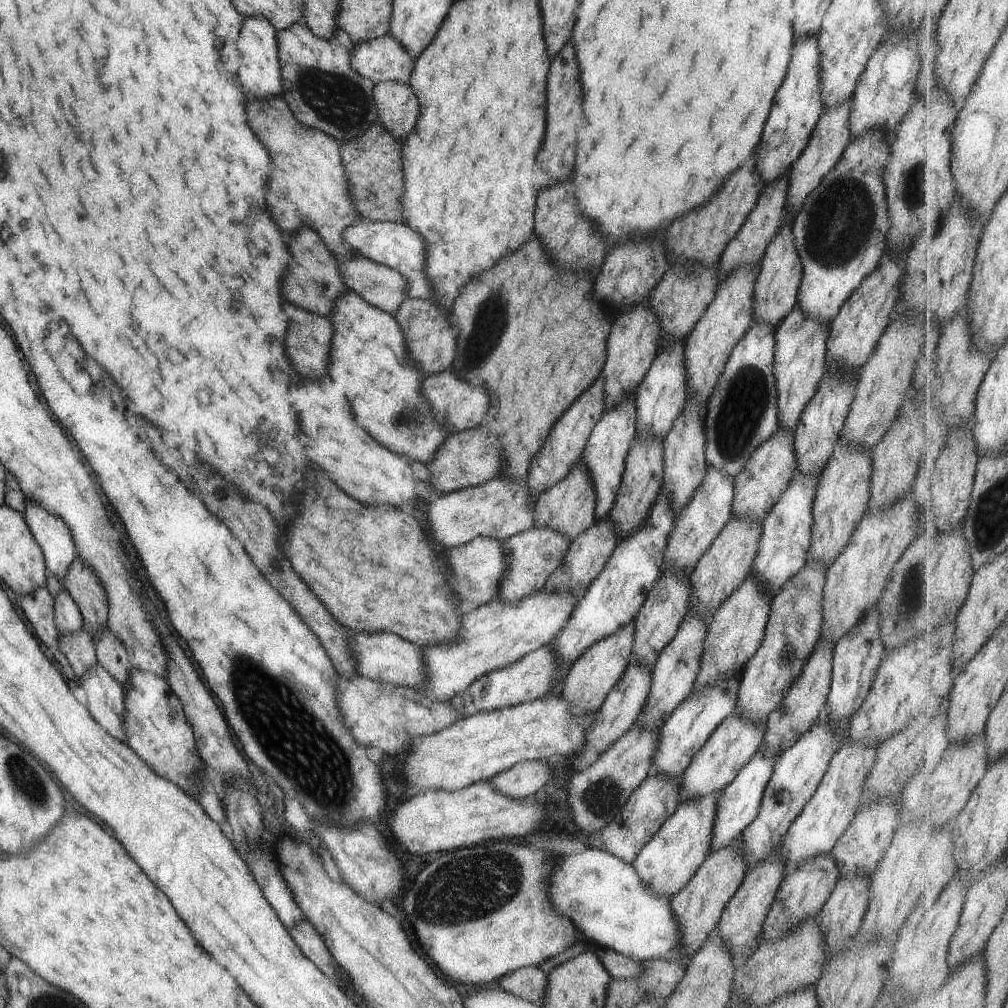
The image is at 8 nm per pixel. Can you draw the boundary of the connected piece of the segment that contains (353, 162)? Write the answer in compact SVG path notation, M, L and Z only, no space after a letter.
M373 122L361 136L340 142L339 155L347 178L347 192L359 219L401 223L401 218L395 214L403 190L402 144L399 138L394 138L393 134L389 134L389 130L378 122Z

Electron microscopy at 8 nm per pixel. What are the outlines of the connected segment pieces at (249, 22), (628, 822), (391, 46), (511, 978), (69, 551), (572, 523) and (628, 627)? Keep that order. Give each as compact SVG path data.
M251 16L245 18L239 30L239 40L241 46L241 66L237 70L237 80L243 86L243 90L253 92L257 98L263 96L281 97L283 94L281 66L279 65L279 58L277 57L277 34L273 26L265 20L265 18L258 16Z
M650 773L629 794L621 811L600 831L601 849L609 855L621 858L623 862L631 864L637 852L657 833L661 824L675 811L678 804L680 778L665 776L665 774Z
M388 35L358 43L349 60L355 72L375 83L408 83L413 64L409 52Z
M525 966L507 972L498 979L498 987L528 1002L539 1002L545 996L547 976L535 966Z
M25 501L23 516L29 530L32 531L33 539L41 548L46 572L63 582L69 564L76 558L69 528L63 524L61 518L45 512L35 502Z
M579 456L577 462L565 474L565 478L561 478L559 482L537 496L533 509L533 527L557 530L558 534L565 534L565 540L571 543L577 534L581 534L583 530L587 530L593 524L595 520L594 508L593 480L589 477L583 458Z
M629 620L627 624L615 630L613 634L589 644L587 650L583 650L577 660L568 669L563 688L559 690L559 695L565 698L566 702L571 702L571 711L575 714L587 714L596 712L604 702L613 684L621 677L627 664L631 660L631 644L633 644L633 624L634 620Z

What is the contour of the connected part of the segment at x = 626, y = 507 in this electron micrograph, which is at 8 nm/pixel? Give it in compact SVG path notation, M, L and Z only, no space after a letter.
M639 436L631 442L629 452L623 462L623 473L613 507L608 516L617 524L617 541L629 534L629 530L637 530L645 520L651 504L655 502L659 489L662 487L663 476L663 438L657 436Z

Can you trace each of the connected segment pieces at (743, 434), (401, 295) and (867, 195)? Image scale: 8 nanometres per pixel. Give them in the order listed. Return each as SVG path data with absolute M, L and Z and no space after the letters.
M753 323L735 343L716 380L703 413L704 458L715 471L735 477L753 450L765 442L778 426L776 386L773 374L775 327Z
M339 258L339 274L349 291L359 294L365 302L387 314L395 315L405 300L405 276L367 258Z
M865 131L854 139L850 139L845 147L841 158L833 165L833 168L823 176L821 182L805 196L801 205L801 210L794 216L792 220L792 241L796 248L799 260L801 261L801 278L799 281L796 304L800 310L809 317L812 317L818 323L829 323L830 320L837 314L841 305L847 300L847 297L855 290L860 282L878 265L878 260L884 254L886 243L886 232L889 228L889 217L885 200L885 189L882 181L882 172L885 163L889 158L890 151L889 137L881 131Z

